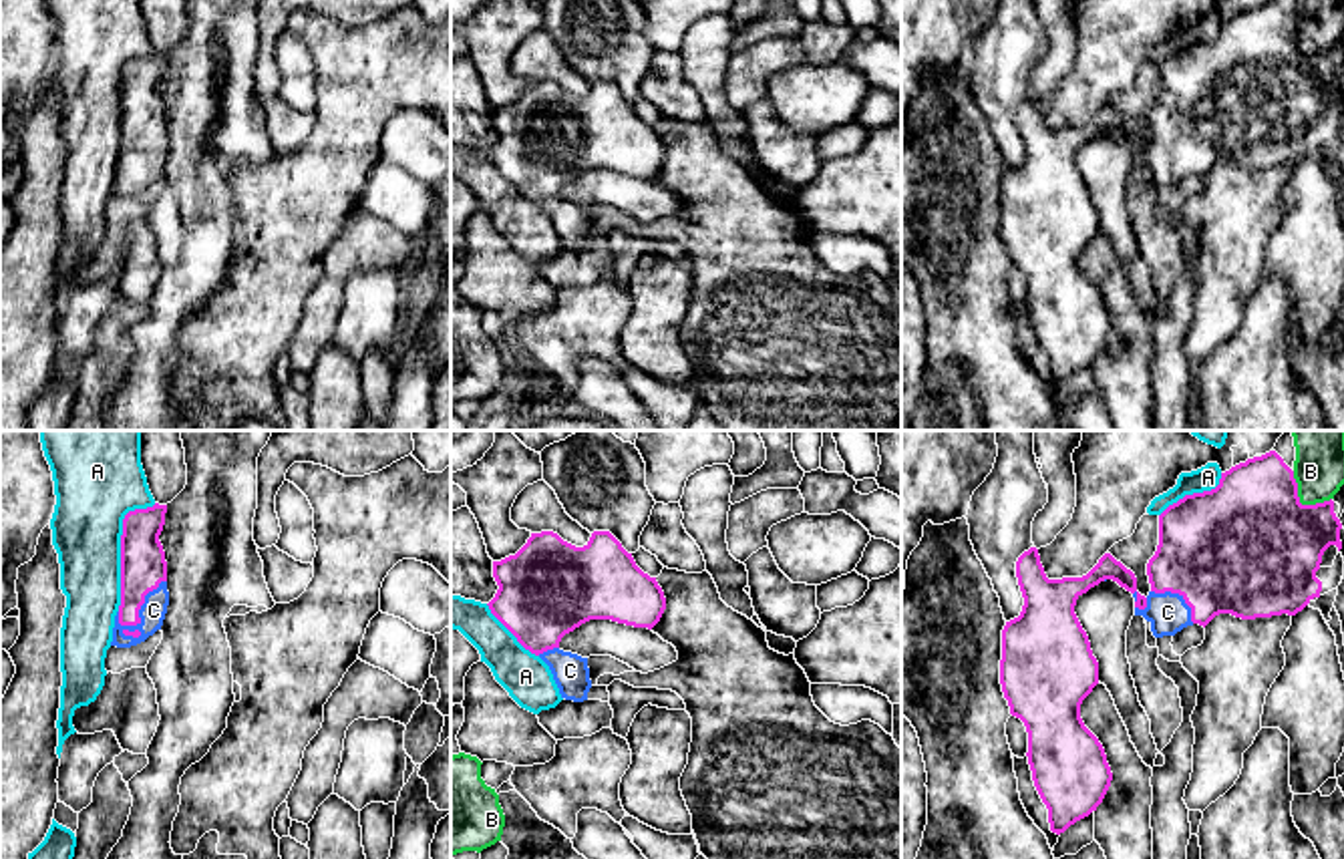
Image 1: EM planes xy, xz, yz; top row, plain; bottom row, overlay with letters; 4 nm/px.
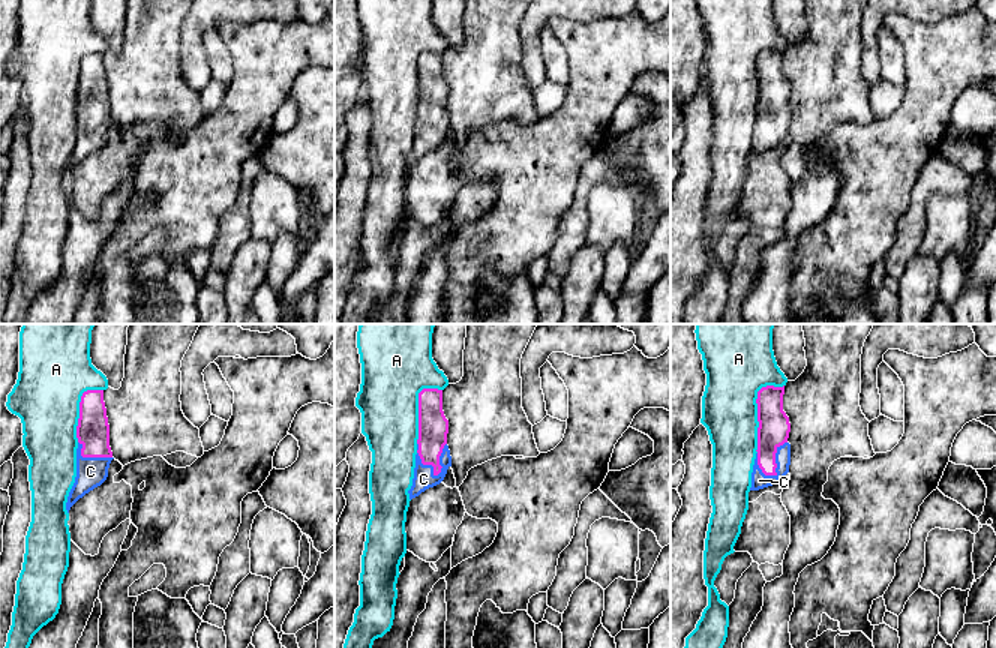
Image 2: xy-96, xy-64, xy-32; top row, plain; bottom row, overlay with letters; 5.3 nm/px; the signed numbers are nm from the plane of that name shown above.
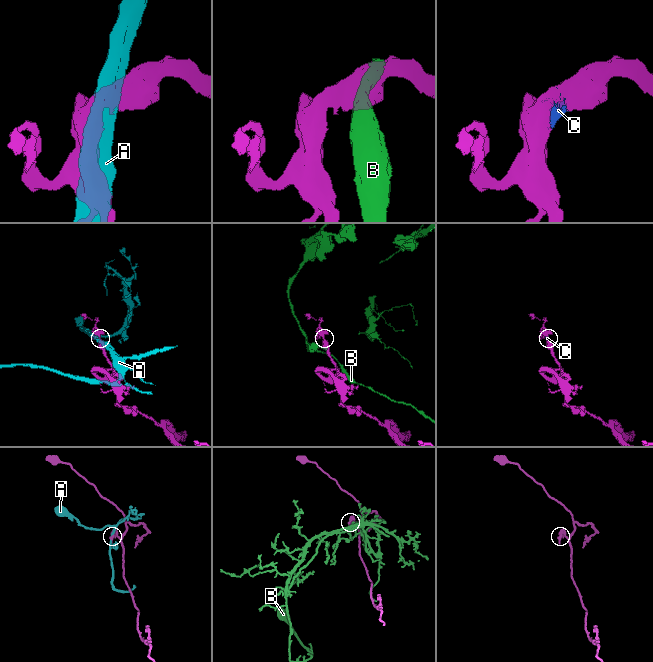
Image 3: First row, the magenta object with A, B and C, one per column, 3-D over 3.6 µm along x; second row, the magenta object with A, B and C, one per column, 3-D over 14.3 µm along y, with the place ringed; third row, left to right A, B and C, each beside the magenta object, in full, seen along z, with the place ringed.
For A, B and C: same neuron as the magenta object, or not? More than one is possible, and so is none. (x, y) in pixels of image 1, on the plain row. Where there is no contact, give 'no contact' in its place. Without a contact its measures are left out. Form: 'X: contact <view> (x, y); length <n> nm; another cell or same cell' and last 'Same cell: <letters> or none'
A: contact xy (121, 97); length 460 nm; another cell
B: contact yz (1298, 51); length 200 nm; another cell
C: contact xy (139, 157); length 280 nm; same cell
Same cell: C

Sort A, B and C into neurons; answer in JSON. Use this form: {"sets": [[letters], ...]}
{"sets": [["A"], ["B"], ["C"]]}

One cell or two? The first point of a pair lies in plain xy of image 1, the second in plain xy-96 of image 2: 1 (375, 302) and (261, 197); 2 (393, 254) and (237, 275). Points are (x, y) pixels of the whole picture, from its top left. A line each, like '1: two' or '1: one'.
1: one
2: two

